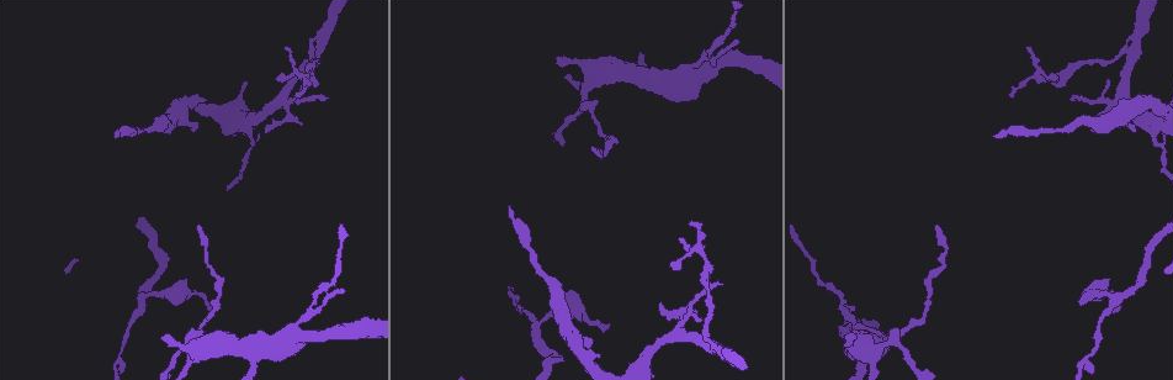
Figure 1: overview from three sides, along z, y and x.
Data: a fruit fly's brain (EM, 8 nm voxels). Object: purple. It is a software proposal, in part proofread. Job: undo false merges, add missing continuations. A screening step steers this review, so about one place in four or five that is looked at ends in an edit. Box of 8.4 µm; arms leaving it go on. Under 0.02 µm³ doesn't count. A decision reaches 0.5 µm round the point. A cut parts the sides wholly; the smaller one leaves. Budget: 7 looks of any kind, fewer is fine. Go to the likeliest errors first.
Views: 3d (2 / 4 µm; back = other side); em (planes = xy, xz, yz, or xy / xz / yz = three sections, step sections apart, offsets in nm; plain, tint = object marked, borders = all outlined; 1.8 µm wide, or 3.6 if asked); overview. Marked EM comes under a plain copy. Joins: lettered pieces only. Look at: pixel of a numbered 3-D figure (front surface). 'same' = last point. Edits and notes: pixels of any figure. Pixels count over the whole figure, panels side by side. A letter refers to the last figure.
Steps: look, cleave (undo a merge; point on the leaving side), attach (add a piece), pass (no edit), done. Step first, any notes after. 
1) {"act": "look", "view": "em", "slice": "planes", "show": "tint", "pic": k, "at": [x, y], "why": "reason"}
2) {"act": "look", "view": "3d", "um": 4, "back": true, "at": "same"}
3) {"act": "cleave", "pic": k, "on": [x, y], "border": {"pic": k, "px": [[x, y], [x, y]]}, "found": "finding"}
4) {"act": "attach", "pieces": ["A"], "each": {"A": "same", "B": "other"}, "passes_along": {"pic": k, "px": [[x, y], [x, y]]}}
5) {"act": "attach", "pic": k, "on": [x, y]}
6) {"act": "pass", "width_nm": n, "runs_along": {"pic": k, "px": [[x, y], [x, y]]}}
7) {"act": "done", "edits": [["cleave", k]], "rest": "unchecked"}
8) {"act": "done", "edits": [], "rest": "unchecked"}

{"act": "look", "view": "em", "slice": "planes", "show": "tint", "pic": 1, "at": [141, 296]}

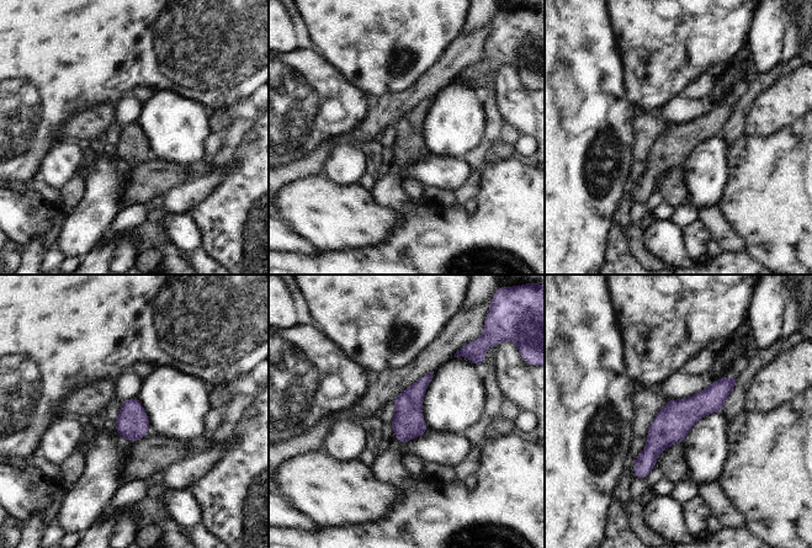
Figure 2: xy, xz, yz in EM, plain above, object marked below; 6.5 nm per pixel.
{"act": "look", "view": "em", "slice": "planes", "show": "borders", "at": "same"}

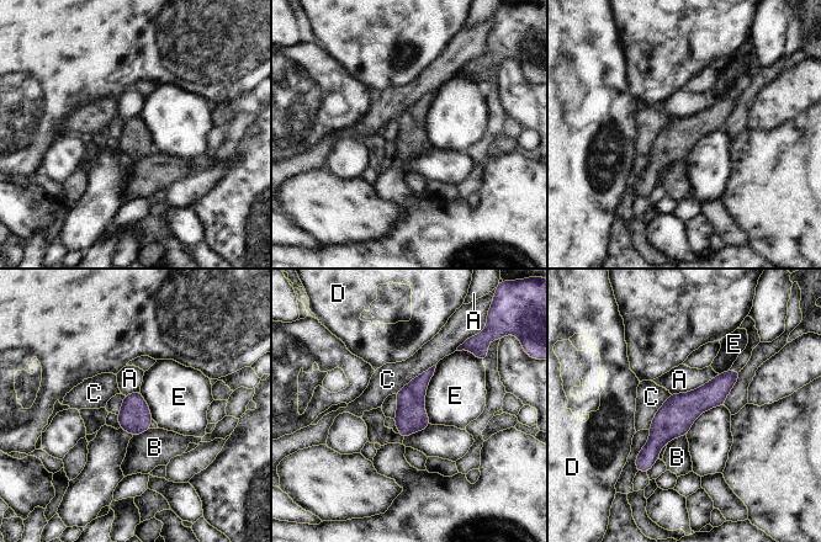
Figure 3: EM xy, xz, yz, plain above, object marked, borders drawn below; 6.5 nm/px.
{"act": "pass", "longest_contact_nm": ["E", 380], "each": {"A": "other", "B": "other", "C": "other", "D": "other", "E": "other"}, "border": {"pic": 3, "px": [[437, 365], [425, 394], [429, 423]]}, "found": "one neuron here"}

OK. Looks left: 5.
{"act": "look", "view": "em", "slice": "xz", "step": 8, "show": "tint", "pic": 1, "at": [694, 250], "why": "abrupt turn"}

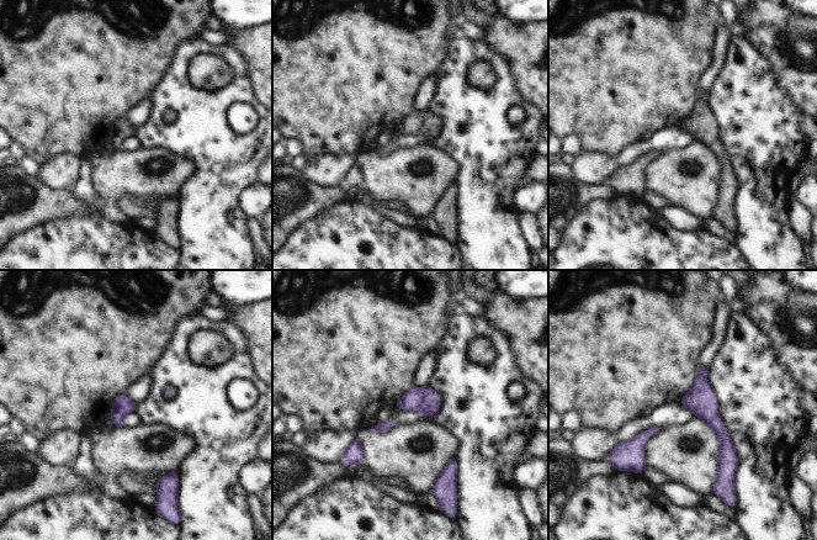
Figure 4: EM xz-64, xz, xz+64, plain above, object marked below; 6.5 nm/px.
{"act": "look", "view": "em", "slice": "planes", "show": "borders", "at": "same"}

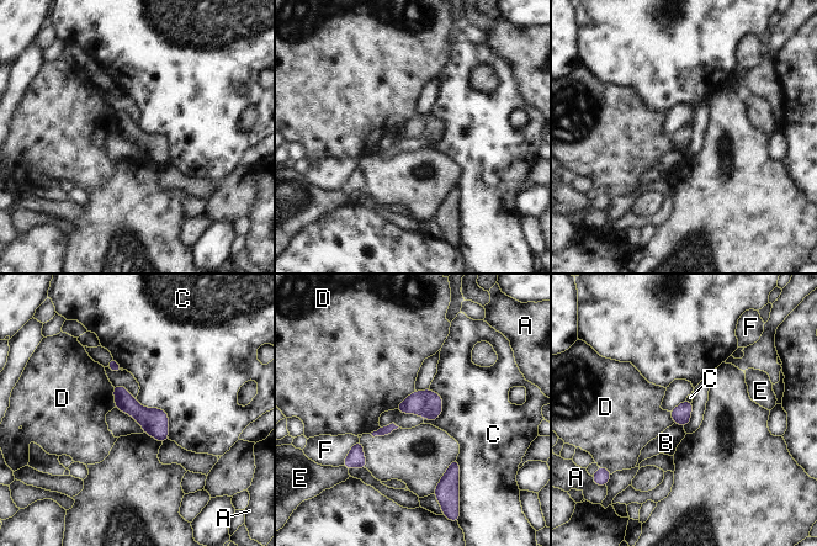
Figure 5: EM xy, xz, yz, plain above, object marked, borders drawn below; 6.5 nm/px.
{"act": "pass", "width_nm": 130, "each": {"A": "other", "B": "other", "C": "other", "D": "other", "E": "other", "F": "other"}, "found": "one neuron here"}

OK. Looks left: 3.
{"act": "look", "view": "3d", "um": 2, "pic": 1, "at": [1130, 59], "why": "a fork"}

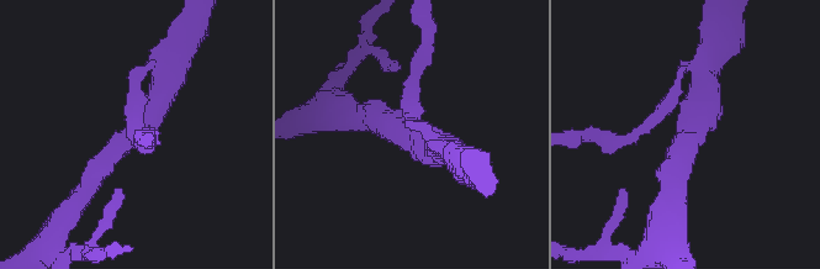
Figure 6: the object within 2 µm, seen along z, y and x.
{"act": "look", "view": "em", "slice": "xy", "step": 16, "show": "tint", "pic": 6, "at": [136, 124], "why": "now the EM"}

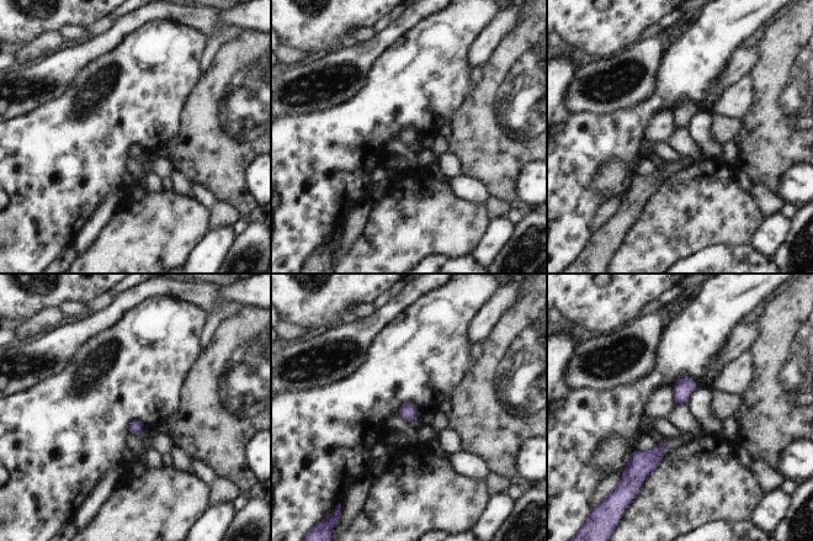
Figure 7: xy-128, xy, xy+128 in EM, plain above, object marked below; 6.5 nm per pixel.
{"act": "look", "view": "em", "slice": "planes", "show": "borders", "at": "same"}

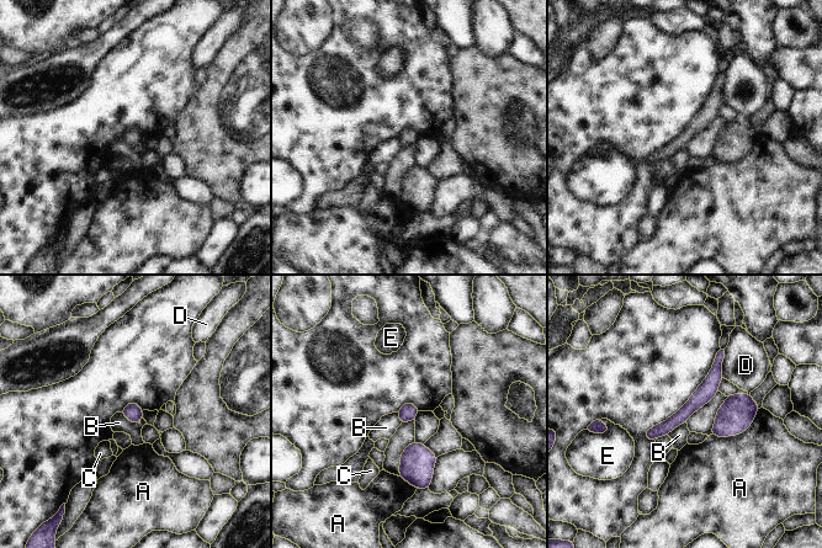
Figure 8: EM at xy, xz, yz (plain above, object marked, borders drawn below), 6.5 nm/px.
{"act": "pass", "longest_contact_nm": ["A", 380], "each": {"A": "other", "B": "other", "C": "other", "D": "other", "E": "other"}, "runs_along": {"pic": 8, "px": [[722, 350], [710, 387], [650, 436]]}, "found": "all the same neuron"}

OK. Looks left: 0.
{"act": "done", "edits": [], "rest": "unchecked"}

